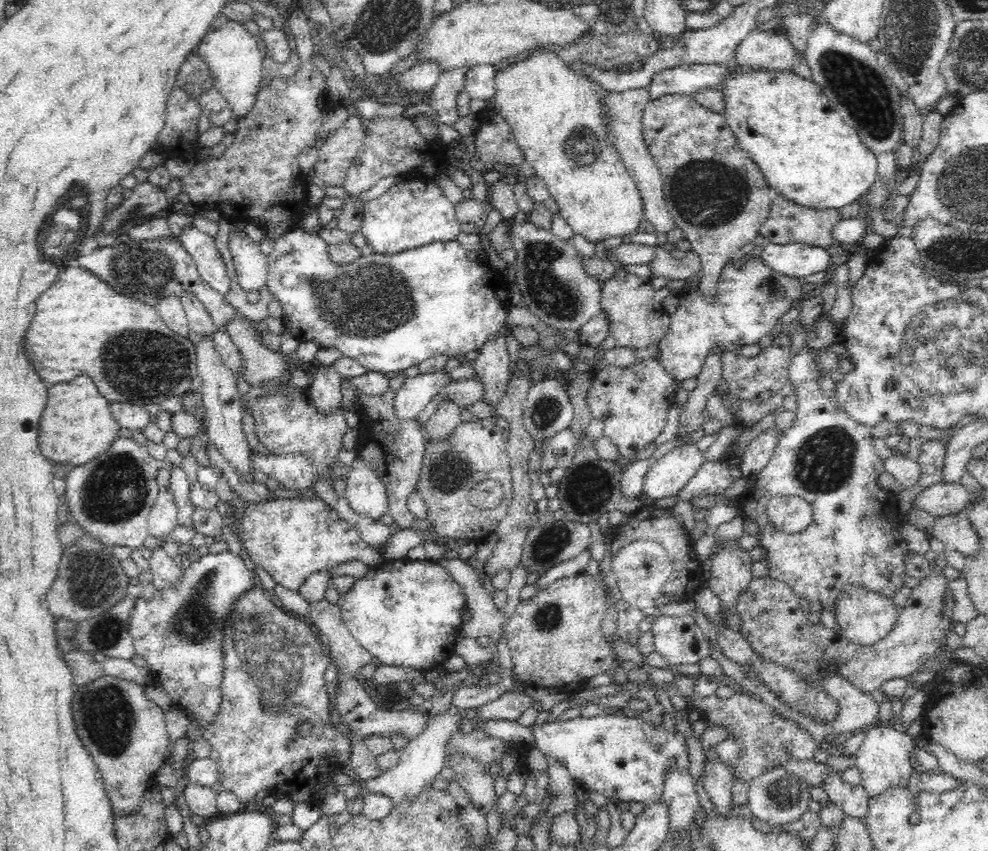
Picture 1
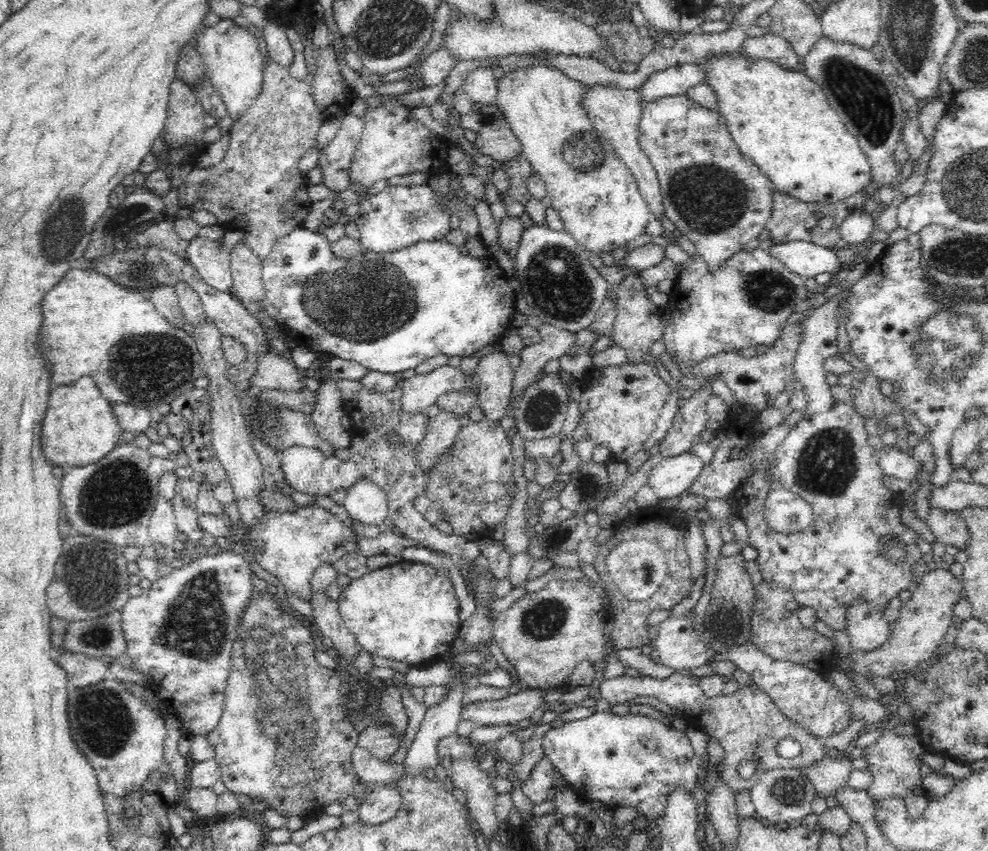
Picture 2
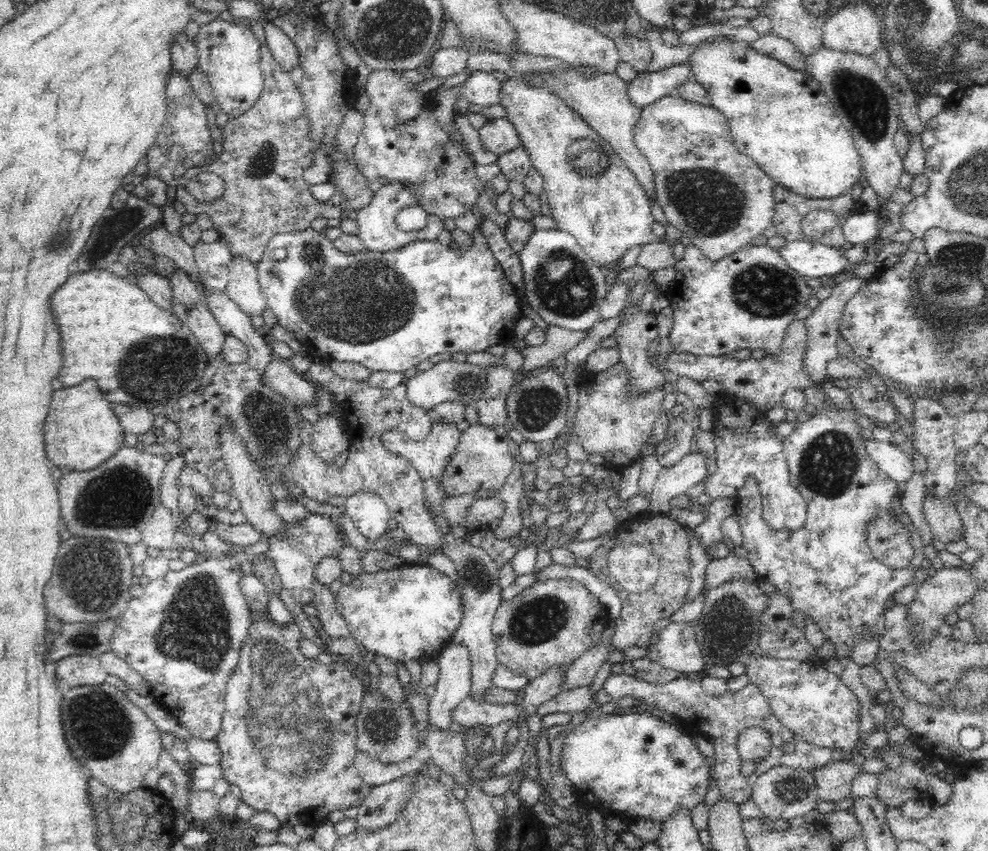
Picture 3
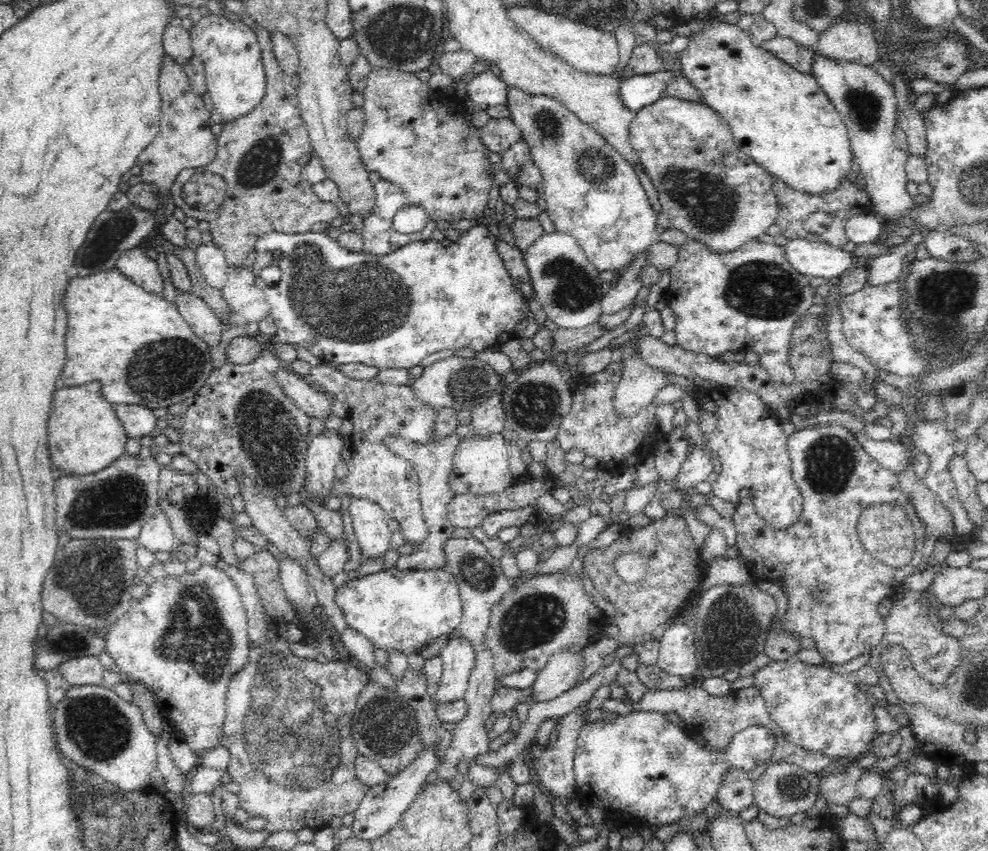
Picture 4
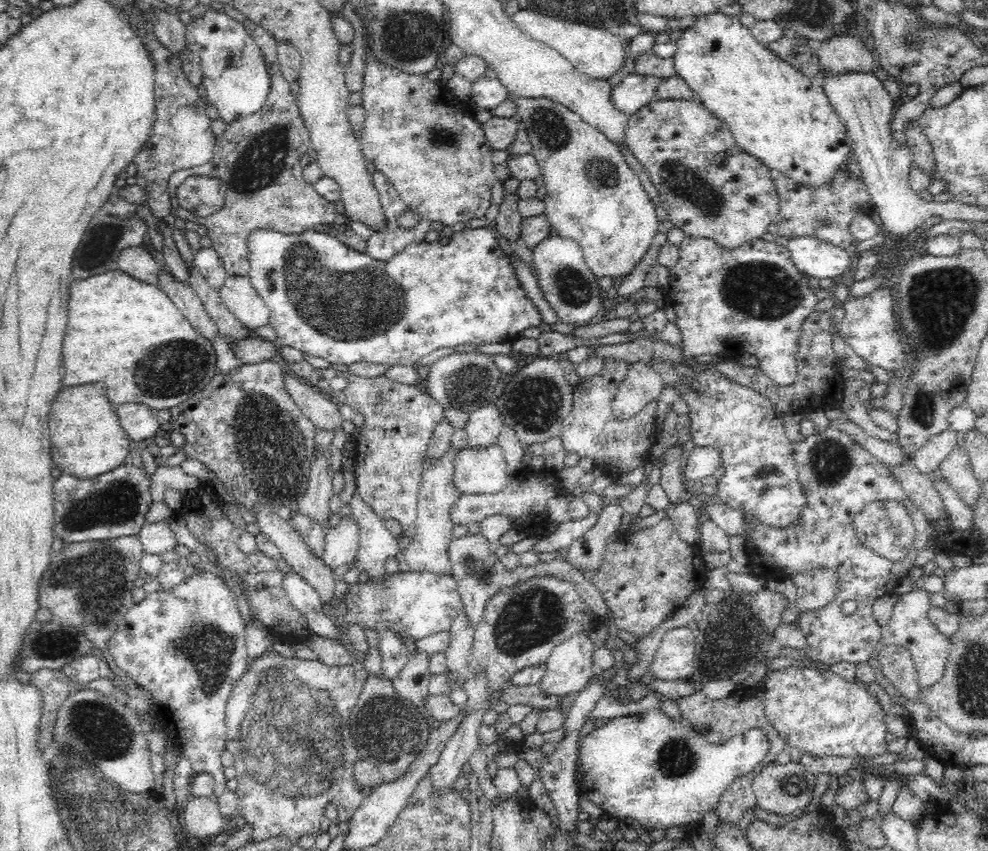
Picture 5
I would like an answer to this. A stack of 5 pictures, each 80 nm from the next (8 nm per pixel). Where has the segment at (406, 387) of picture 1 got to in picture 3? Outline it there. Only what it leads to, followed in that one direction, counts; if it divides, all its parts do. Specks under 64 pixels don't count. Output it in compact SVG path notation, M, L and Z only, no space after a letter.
M452 358L436 364L425 372L417 373L414 378L406 380L407 399L410 404L420 408L434 409L437 404L446 401L476 402L485 394L486 386L489 383L489 374L484 366L475 366L468 362L452 362Z

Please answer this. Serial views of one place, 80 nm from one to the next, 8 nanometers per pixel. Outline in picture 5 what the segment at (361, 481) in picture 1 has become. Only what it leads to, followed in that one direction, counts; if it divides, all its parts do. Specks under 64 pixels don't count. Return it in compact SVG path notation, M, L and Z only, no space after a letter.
M354 492L349 505L359 527L357 565L362 572L368 572L372 583L383 581L388 574L384 562L402 551L405 541L386 529L385 521L360 498L358 492Z

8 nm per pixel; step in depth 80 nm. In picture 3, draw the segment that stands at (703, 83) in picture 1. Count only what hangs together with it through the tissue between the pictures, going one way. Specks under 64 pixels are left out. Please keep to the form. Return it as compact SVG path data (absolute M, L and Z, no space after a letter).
M682 63L650 74L640 73L628 83L626 93L632 104L642 109L663 96L675 96L676 88L690 81L694 81L694 75L690 74L690 67Z

